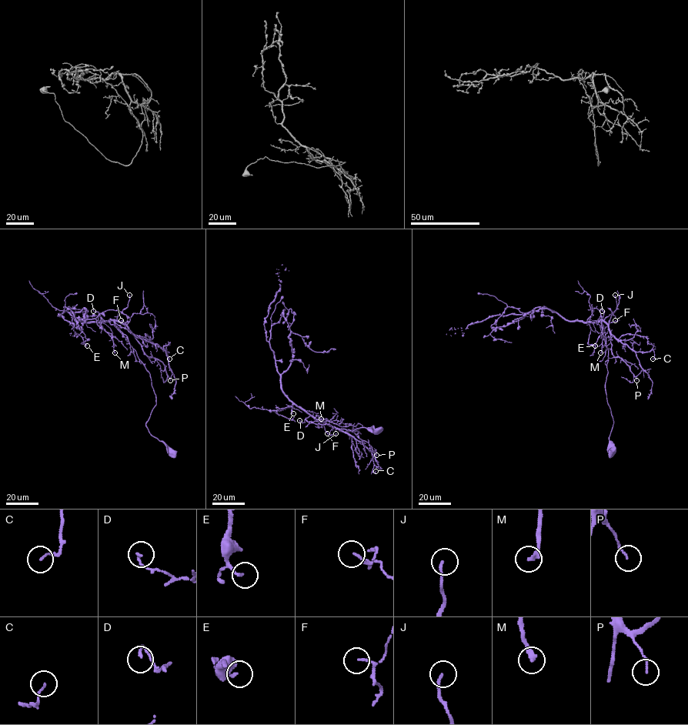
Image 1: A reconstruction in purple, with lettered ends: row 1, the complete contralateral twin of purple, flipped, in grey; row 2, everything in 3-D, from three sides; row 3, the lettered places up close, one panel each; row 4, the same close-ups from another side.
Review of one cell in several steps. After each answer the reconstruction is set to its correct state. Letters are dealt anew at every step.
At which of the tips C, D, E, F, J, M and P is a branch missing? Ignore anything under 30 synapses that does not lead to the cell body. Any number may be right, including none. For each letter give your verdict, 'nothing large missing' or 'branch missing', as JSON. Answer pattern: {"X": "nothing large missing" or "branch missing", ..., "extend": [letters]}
{"C": "nothing large missing", "D": "nothing large missing", "E": "nothing large missing", "F": "nothing large missing", "J": "nothing large missing", "M": "branch missing", "P": "nothing large missing", "extend": ["M"]}

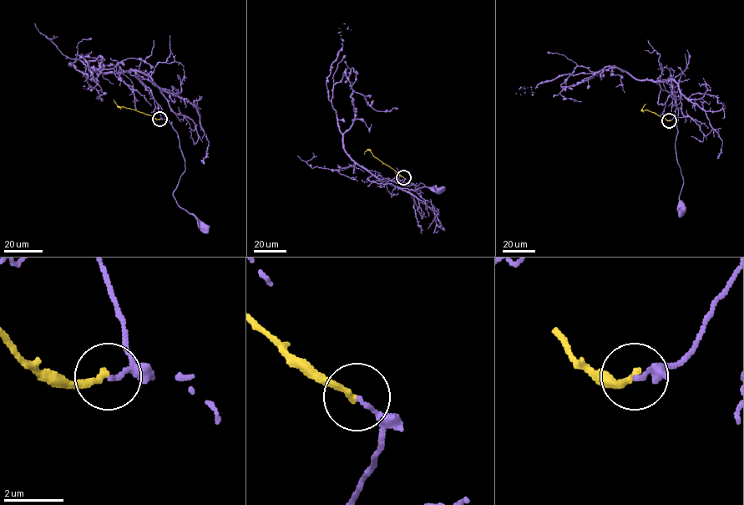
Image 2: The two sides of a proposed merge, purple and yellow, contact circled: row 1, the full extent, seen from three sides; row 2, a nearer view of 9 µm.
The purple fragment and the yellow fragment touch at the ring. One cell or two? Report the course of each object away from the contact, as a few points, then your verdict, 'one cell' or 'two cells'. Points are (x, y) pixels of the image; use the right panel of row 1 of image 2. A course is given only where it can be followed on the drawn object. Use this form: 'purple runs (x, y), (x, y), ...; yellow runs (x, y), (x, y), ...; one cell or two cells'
purple runs (669, 120), (676, 108), (675, 145), (683, 181), (679, 196), (682, 211); yellow runs (669, 120), (643, 110), (645, 104); two cells

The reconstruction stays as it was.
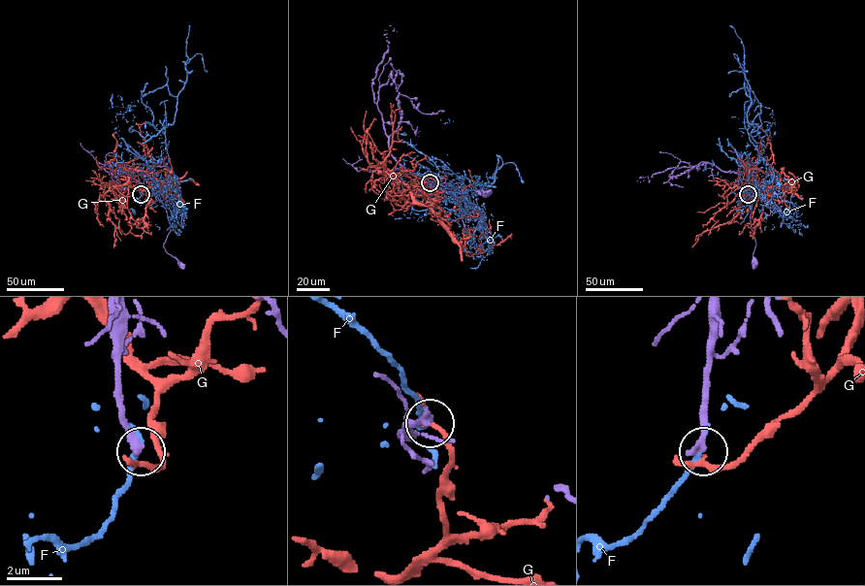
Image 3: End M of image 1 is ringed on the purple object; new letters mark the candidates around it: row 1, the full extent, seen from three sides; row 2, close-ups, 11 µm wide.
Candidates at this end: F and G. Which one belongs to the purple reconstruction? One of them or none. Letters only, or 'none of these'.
none of these

